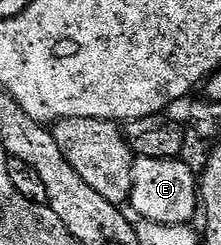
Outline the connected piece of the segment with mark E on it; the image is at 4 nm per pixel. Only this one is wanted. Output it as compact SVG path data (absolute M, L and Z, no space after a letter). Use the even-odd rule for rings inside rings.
M138 158L134 162L134 177L132 178L132 190L130 191L129 207L134 207L133 215L143 220L150 220L153 224L190 224L193 221L194 211L200 208L200 180L188 165L185 159L157 160L156 158Z

